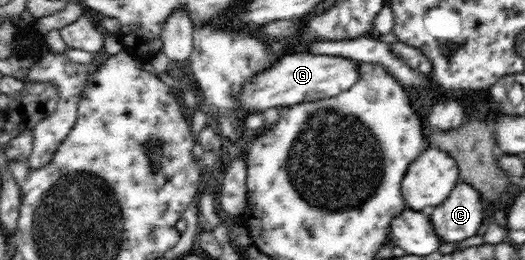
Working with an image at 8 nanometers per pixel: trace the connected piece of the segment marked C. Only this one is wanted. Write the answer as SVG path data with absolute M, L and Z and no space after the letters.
M459 181L441 205L430 209L430 218L441 240L449 243L475 237L487 217L482 193Z

